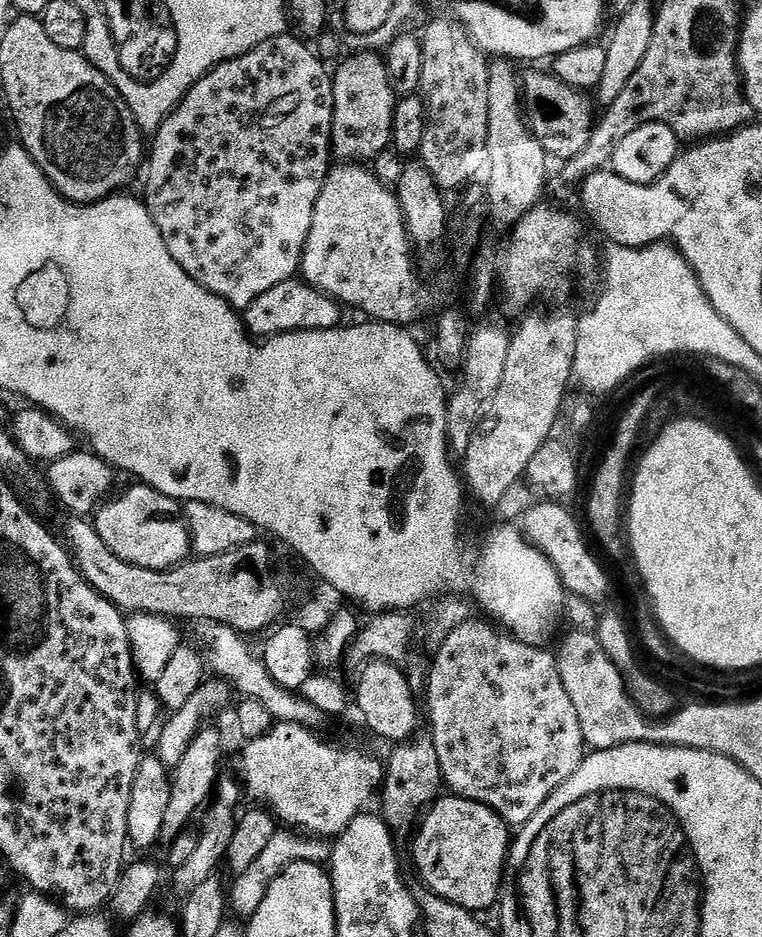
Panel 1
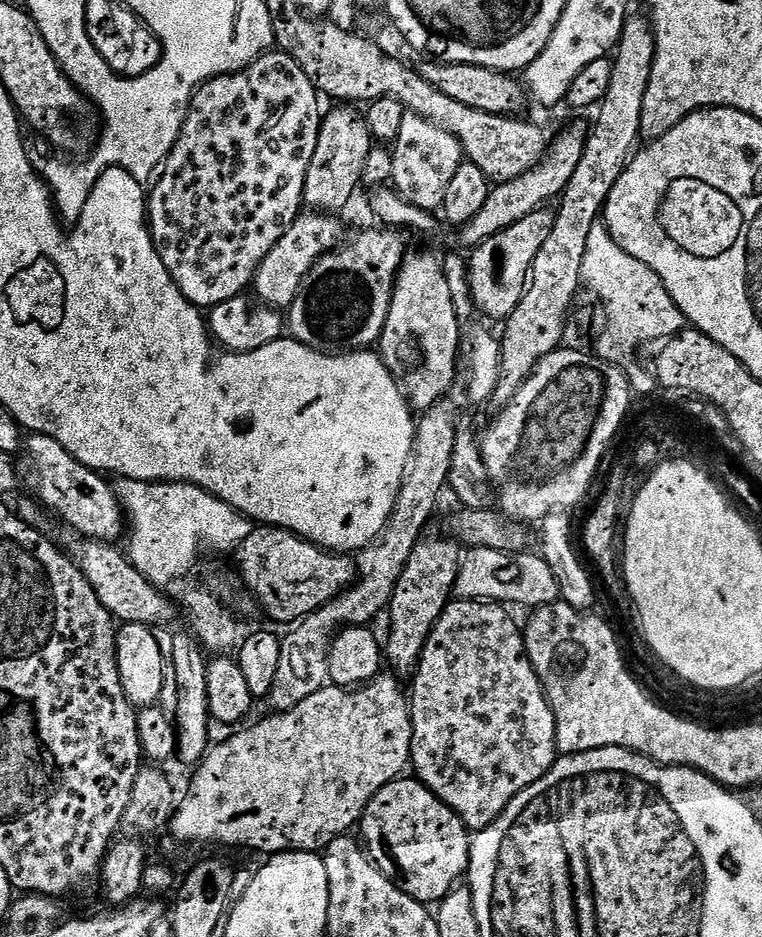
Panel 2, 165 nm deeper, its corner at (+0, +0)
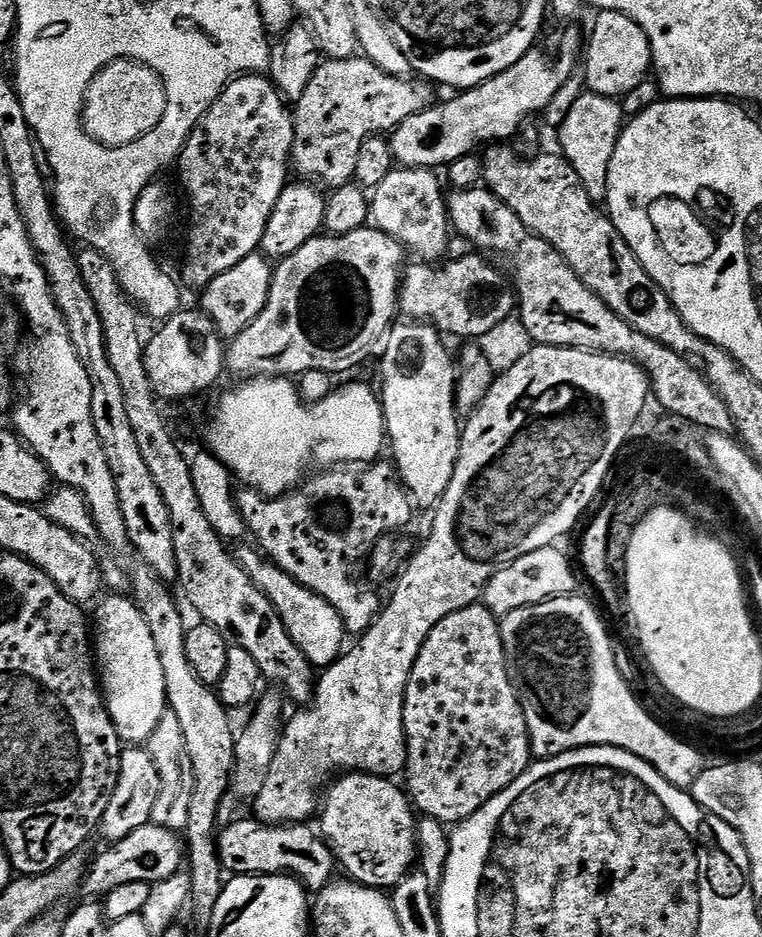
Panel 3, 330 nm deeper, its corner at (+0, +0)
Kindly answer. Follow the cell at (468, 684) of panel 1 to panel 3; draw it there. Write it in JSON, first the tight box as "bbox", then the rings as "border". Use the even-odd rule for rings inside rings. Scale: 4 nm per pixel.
{"bbox":[402,602,533,826],"border":[[[477,602],[466,606],[446,618],[442,618],[442,622],[438,622],[438,626],[434,626],[434,630],[430,630],[430,634],[410,670],[410,678],[406,686],[406,694],[404,695],[404,737],[408,747],[408,757],[402,773],[403,779],[408,779],[406,791],[413,805],[424,816],[434,818],[446,826],[461,824],[463,820],[473,816],[478,809],[486,806],[486,802],[490,802],[490,798],[494,798],[502,790],[506,790],[506,786],[510,786],[510,782],[517,780],[527,770],[533,755],[532,748],[528,744],[526,718],[522,714],[522,706],[516,696],[516,687],[513,686],[512,680],[508,676],[508,663],[504,657],[504,647],[500,637],[500,620],[488,609],[487,604]]]}

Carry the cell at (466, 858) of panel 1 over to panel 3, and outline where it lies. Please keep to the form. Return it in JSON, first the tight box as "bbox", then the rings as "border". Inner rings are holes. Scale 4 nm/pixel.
{"bbox":[318,772,418,890],"border":[[[349,772],[333,779],[327,785],[322,796],[322,803],[318,808],[318,821],[320,820],[318,832],[332,851],[335,863],[339,867],[341,864],[348,871],[345,873],[359,884],[381,890],[393,889],[418,860],[417,813],[414,811],[414,805],[407,791],[401,785],[399,788],[390,781],[388,776],[378,776],[367,772]]]}

